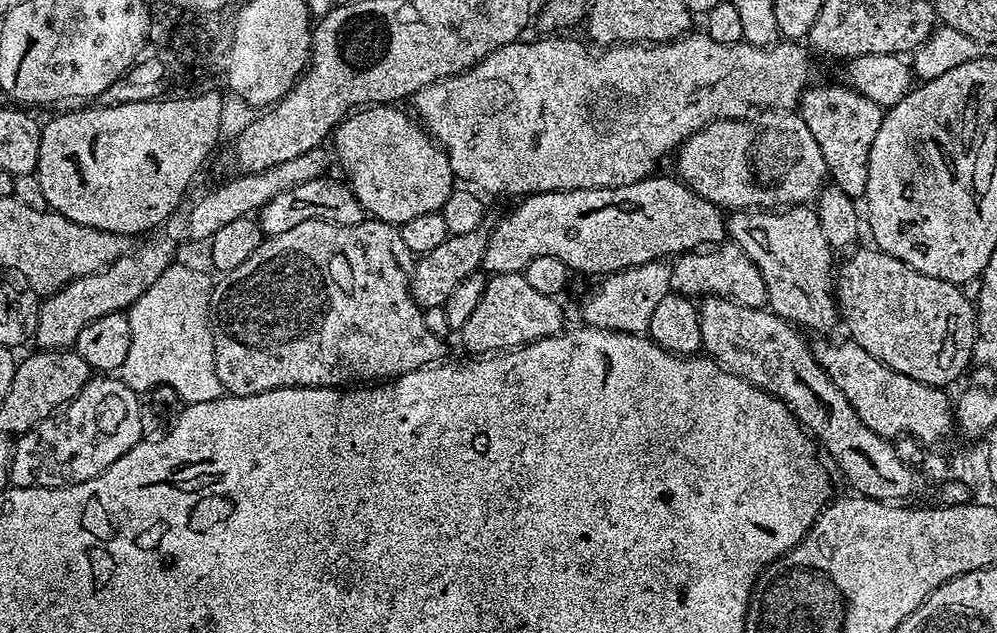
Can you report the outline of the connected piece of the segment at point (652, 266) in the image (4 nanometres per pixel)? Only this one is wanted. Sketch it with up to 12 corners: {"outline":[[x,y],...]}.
{"outline":[[651,260],[609,273],[584,302],[587,327],[647,333],[671,293]]}

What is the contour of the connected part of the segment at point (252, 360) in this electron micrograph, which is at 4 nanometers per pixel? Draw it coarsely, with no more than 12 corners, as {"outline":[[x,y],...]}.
{"outline":[[301,220],[215,281],[229,396],[441,359],[399,227]]}

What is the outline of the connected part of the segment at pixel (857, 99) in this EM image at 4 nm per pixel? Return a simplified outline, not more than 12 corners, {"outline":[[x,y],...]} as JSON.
{"outline":[[840,84],[805,88],[798,115],[831,183],[864,195],[882,109]]}

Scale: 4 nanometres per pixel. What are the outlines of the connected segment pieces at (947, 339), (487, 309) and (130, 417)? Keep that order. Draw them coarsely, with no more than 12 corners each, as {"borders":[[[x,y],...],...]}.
{"borders":[[[875,247],[834,280],[847,335],[944,388],[969,367],[965,289]],[[493,275],[459,328],[468,354],[503,354],[565,327],[559,299]],[[100,374],[15,437],[11,487],[67,488],[141,439],[141,397]]]}

